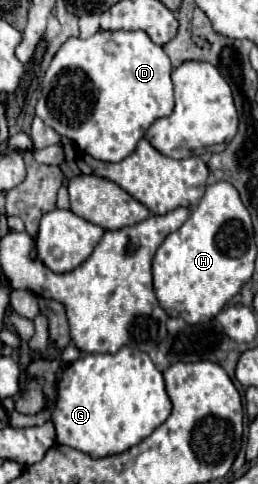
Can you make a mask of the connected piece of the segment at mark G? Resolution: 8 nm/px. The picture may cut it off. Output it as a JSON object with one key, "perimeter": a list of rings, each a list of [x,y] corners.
{"perimeter":[[[124,346],[116,354],[84,354],[76,362],[64,366],[58,382],[58,398],[52,412],[52,422],[56,426],[58,444],[72,446],[92,458],[106,458],[112,454],[122,454],[124,450],[140,444],[170,416],[170,412],[172,402],[166,394],[162,372],[156,370],[148,354]]]}

